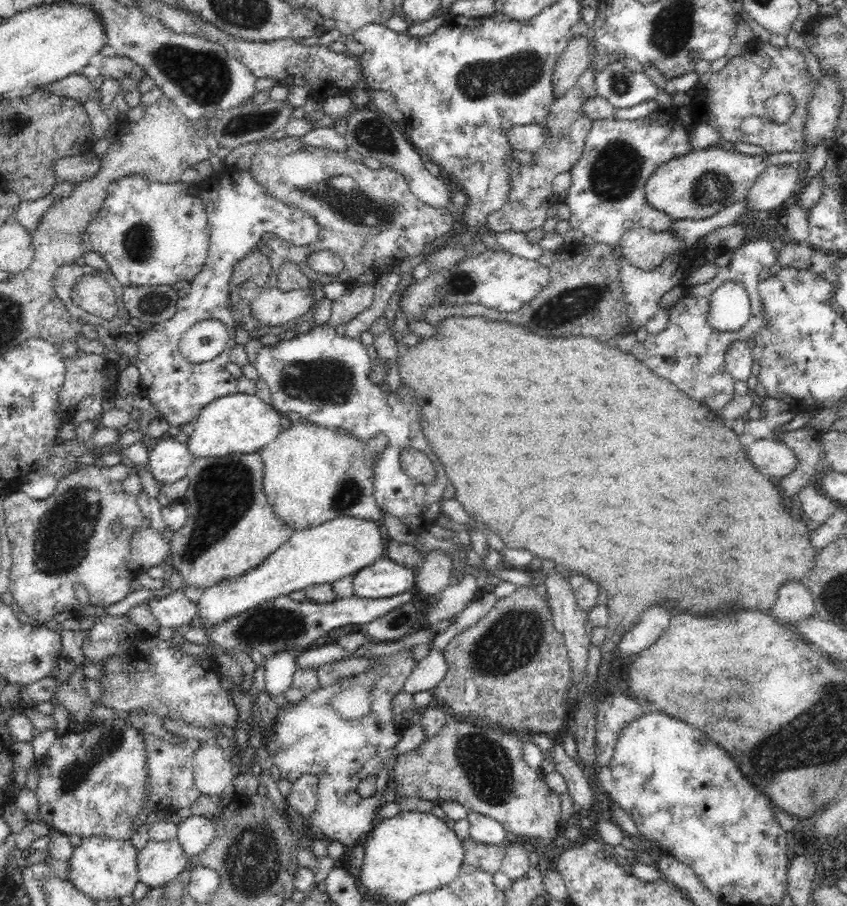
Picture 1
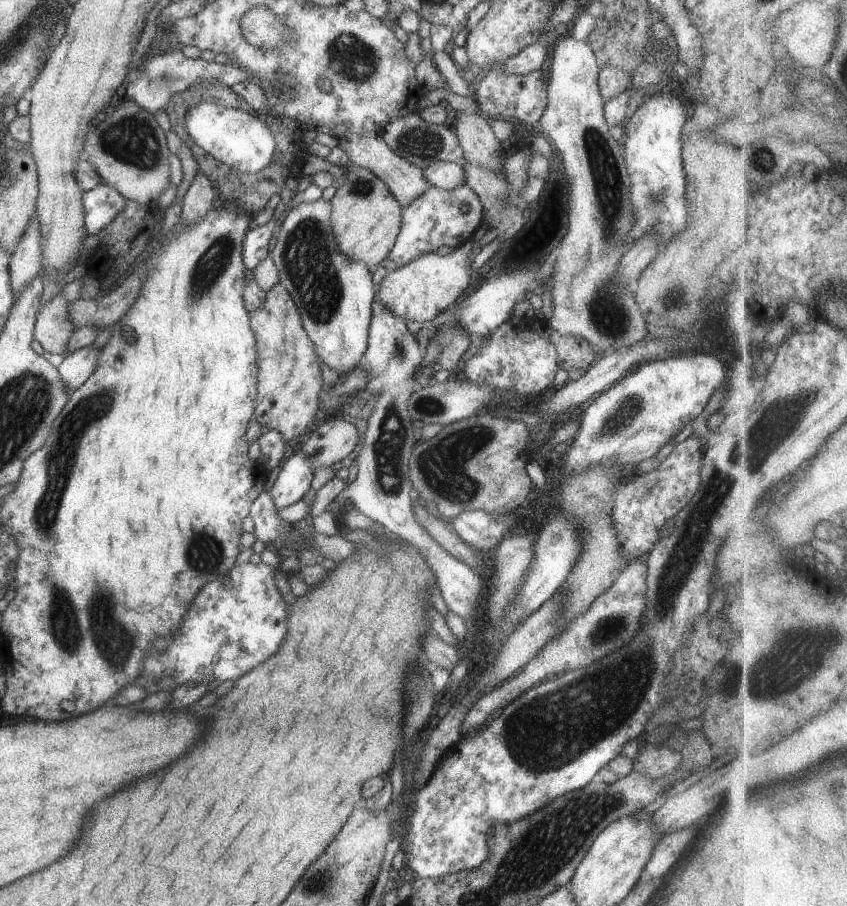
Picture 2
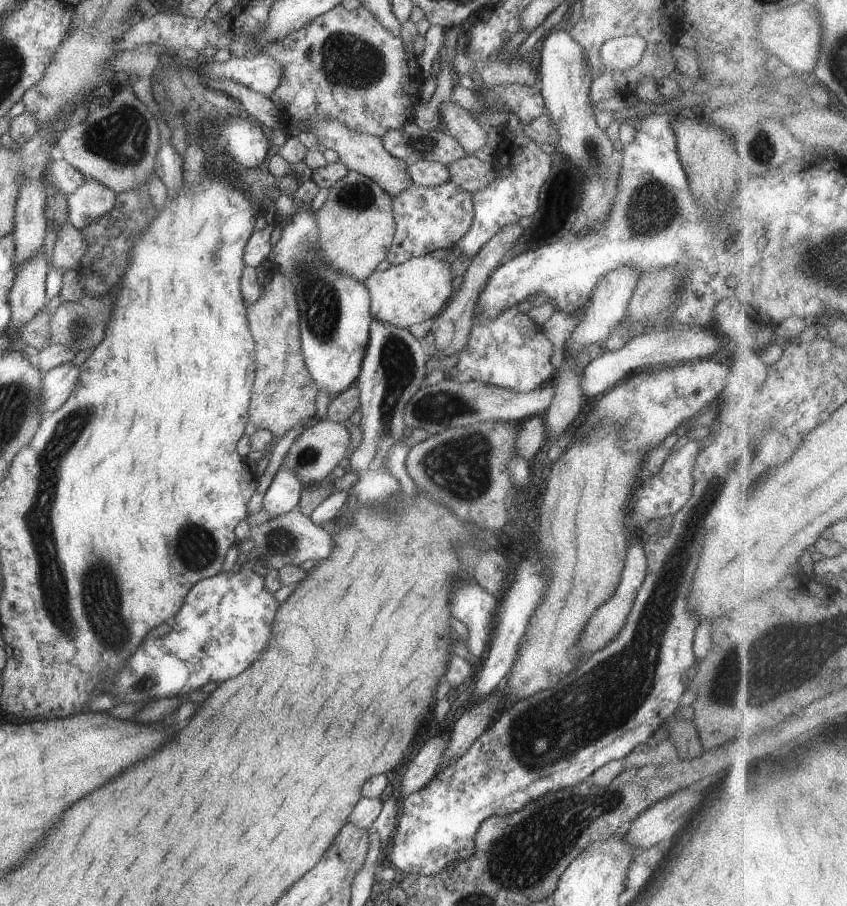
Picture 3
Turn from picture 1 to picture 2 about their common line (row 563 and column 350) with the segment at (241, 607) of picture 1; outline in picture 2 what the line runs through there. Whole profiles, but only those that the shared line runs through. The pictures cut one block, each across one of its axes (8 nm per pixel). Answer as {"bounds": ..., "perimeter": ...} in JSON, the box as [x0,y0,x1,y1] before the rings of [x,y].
{"bounds":[269,197,376,377],"perimeter":[[[322,197],[293,206],[282,221],[276,246],[269,255],[279,270],[279,283],[297,304],[316,356],[340,377],[350,374],[364,359],[376,285],[372,280],[373,270],[368,270],[364,262],[348,260],[338,250],[330,225],[331,212],[331,201]]]}

